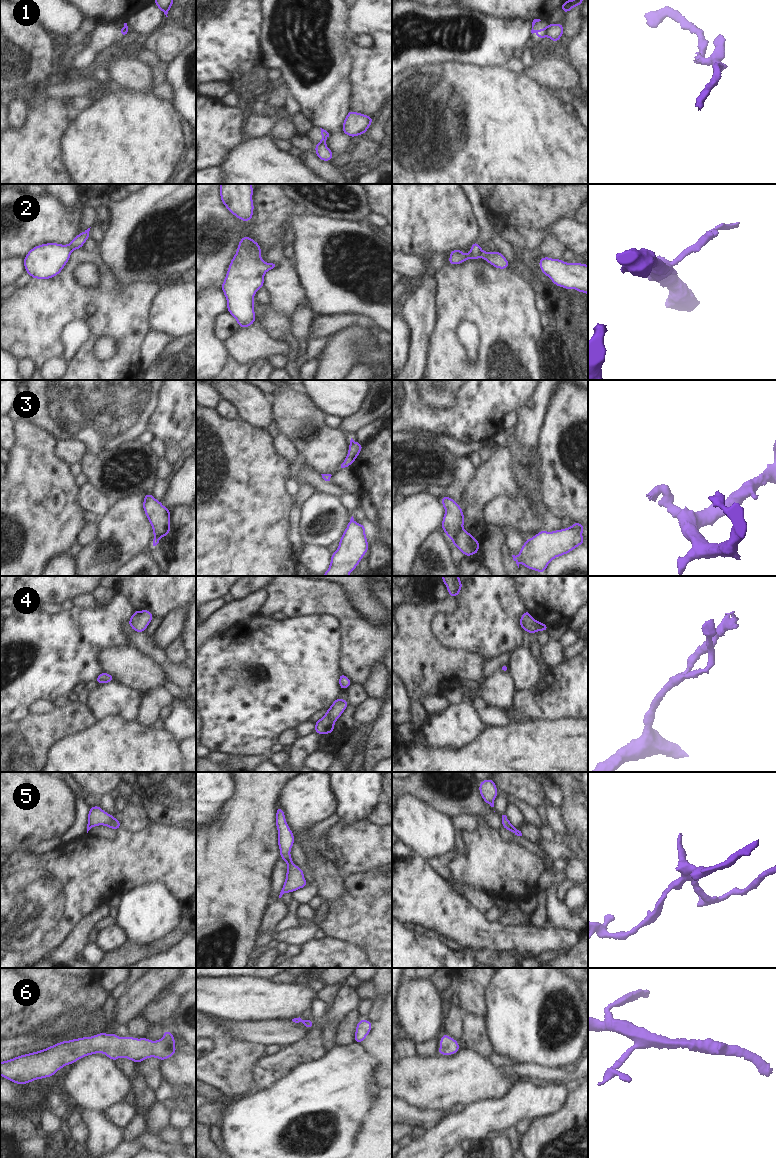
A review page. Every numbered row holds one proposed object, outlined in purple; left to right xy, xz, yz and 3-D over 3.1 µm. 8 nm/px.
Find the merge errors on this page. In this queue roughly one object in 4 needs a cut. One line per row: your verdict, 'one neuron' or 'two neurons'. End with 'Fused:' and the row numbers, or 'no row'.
1: two neurons
2: one neuron
3: two neurons
4: one neuron
5: one neuron
6: one neuron
Fused: 1, 3

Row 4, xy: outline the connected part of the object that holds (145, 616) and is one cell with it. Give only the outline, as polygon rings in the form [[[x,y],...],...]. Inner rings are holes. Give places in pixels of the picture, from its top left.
[[[147,609],[142,611],[135,610],[129,619],[128,624],[133,631],[142,633],[147,629],[153,618],[154,615]]]

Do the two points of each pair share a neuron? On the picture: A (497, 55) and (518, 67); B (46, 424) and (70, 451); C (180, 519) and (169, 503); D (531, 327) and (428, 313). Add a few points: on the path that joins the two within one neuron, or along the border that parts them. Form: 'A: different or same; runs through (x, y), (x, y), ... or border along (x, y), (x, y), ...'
A: different; border along (512, 56), (505, 64)
B: different; border along (56, 439), (73, 438), (83, 445)
C: different; border along (185, 505), (179, 505), (170, 510)
D: different; border along (436, 290), (436, 324), (430, 337)

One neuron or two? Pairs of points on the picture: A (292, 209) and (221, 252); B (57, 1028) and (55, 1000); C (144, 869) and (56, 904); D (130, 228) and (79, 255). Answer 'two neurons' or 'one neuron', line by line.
A: one neuron
B: two neurons
C: one neuron
D: two neurons

